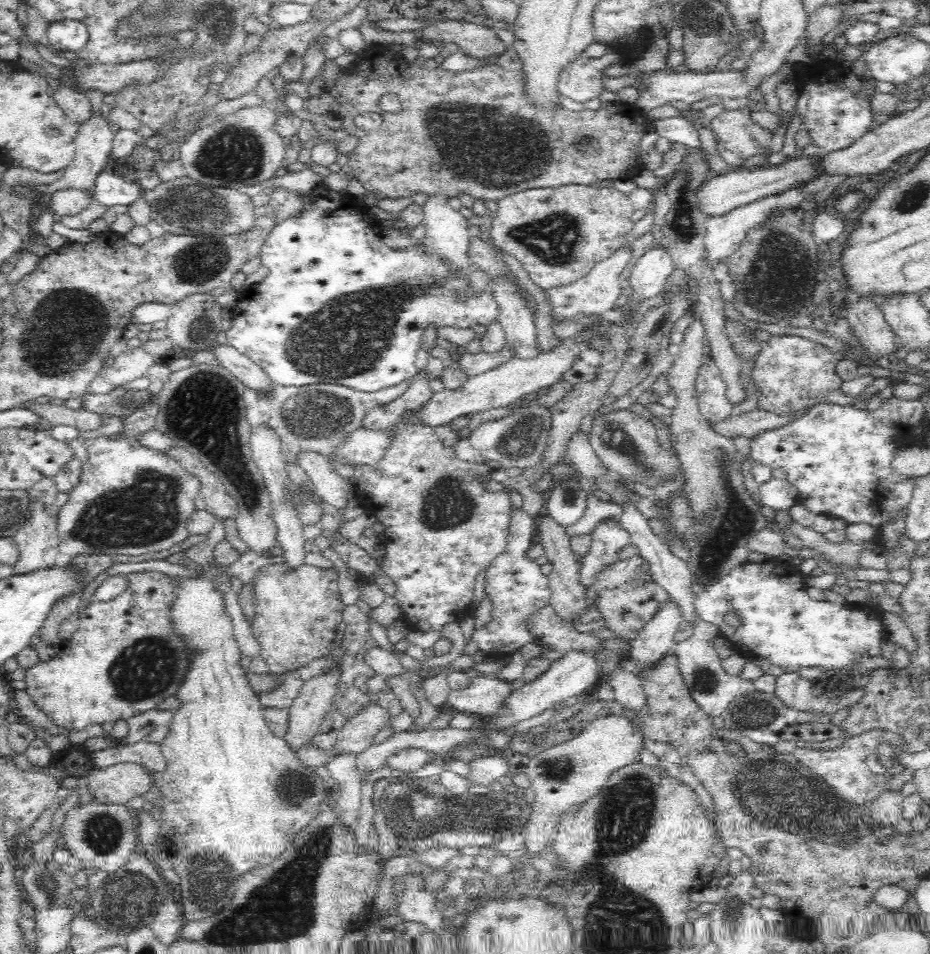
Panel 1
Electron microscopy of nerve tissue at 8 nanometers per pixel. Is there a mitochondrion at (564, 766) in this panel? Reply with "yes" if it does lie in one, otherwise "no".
yes

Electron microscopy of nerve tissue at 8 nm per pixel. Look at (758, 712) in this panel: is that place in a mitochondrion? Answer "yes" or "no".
yes

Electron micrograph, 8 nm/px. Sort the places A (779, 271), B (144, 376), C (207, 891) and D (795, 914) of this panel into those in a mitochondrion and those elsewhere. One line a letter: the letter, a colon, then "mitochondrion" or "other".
A: mitochondrion
B: other
C: mitochondrion
D: other

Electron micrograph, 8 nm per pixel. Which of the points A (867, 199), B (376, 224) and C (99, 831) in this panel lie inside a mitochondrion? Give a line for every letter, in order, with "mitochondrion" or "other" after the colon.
A: other
B: other
C: mitochondrion

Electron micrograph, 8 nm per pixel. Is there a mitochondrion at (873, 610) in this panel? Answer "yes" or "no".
no

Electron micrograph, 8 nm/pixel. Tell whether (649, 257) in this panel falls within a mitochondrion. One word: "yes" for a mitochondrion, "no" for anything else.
no

